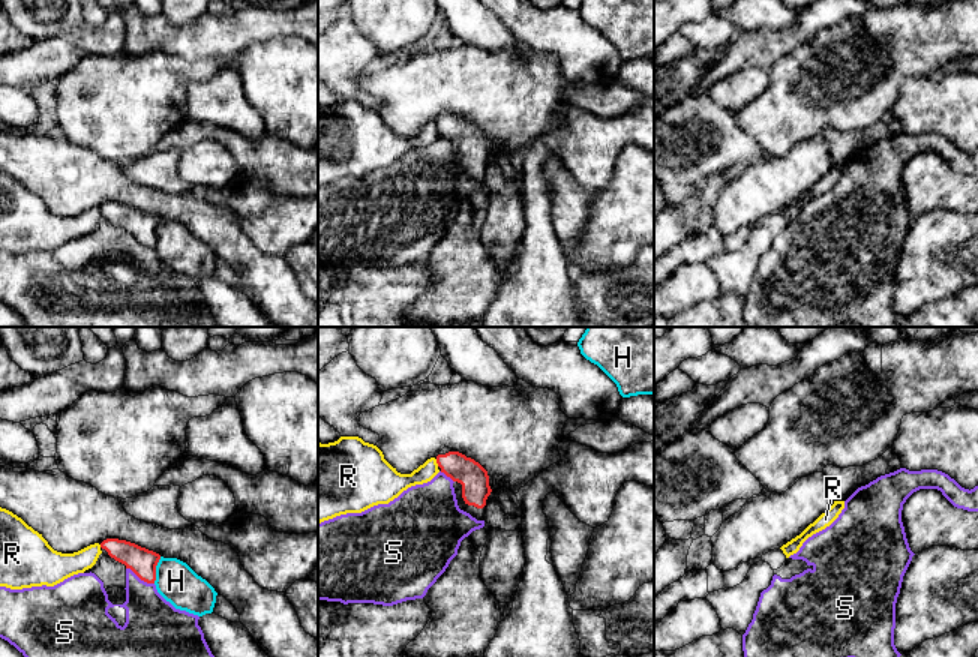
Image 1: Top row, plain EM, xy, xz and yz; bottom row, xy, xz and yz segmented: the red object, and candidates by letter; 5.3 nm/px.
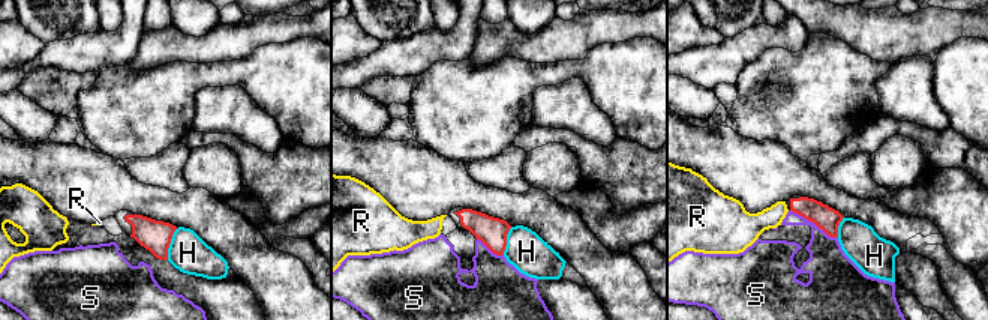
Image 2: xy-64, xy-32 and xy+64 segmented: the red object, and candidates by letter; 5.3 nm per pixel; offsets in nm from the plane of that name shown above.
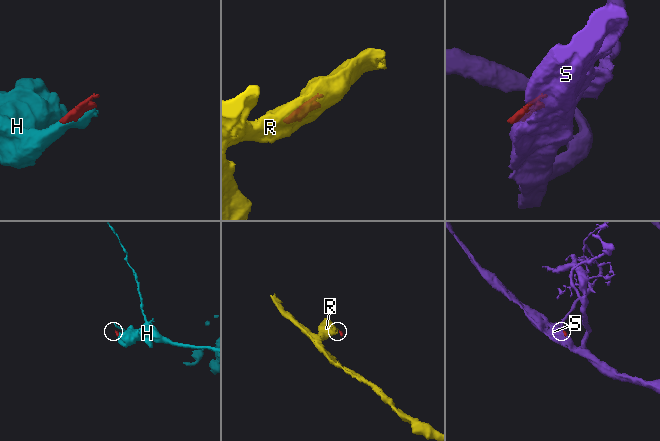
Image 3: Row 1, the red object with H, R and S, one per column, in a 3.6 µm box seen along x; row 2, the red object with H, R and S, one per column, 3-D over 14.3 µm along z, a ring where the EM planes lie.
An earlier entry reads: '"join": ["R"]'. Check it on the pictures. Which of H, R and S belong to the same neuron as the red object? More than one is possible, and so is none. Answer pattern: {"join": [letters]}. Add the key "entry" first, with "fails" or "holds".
{"entry": "fails", "join": []}

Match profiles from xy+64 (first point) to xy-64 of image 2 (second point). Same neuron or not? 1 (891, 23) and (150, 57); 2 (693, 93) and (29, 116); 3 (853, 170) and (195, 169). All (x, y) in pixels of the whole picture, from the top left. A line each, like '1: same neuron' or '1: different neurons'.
1: same neuron
2: same neuron
3: different neurons

